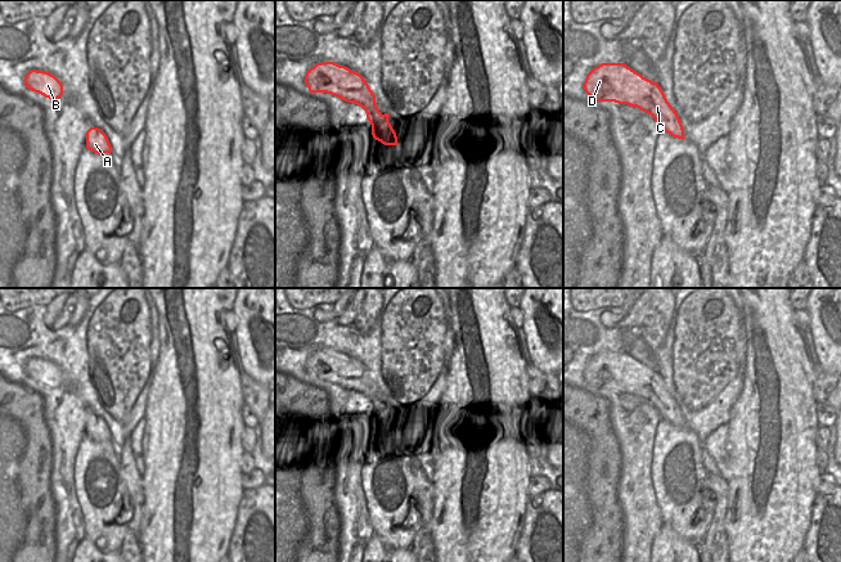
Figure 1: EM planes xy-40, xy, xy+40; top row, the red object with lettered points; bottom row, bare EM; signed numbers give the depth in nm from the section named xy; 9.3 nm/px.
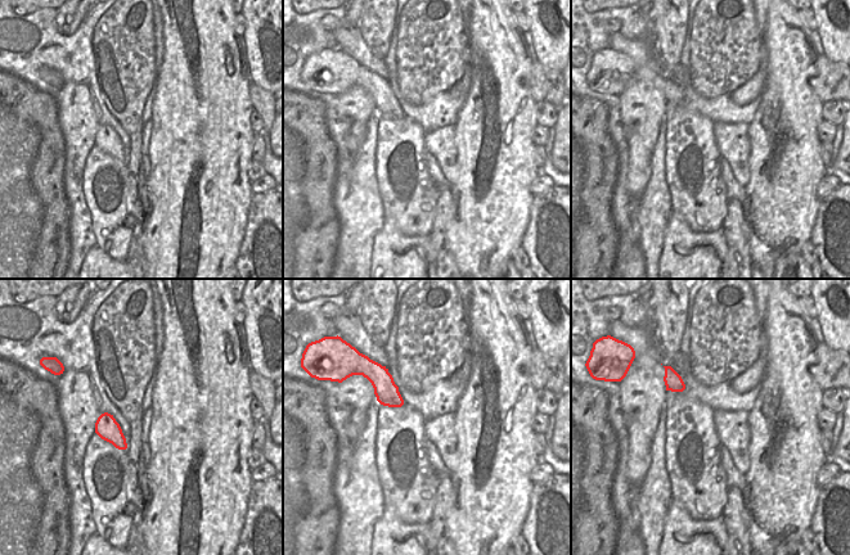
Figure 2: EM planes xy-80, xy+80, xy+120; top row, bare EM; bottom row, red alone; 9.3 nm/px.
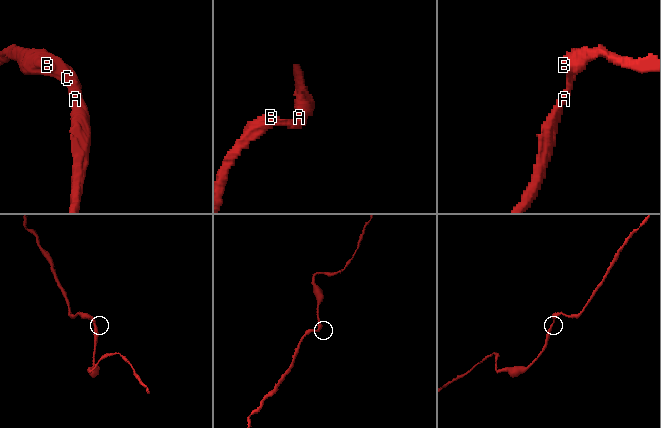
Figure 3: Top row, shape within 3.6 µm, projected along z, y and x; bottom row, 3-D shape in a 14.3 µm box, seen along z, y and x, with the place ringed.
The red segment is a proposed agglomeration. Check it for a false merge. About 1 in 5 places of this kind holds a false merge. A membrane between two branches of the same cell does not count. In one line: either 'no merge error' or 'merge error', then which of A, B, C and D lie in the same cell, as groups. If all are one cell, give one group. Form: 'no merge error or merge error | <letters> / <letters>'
no merge error | A B C D

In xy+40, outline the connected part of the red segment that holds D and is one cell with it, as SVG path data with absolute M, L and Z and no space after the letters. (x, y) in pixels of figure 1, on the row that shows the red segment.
M602 63L594 67L583 85L585 93L598 102L615 102L637 107L651 114L674 138L685 139L675 109L657 82L643 77L625 63Z

